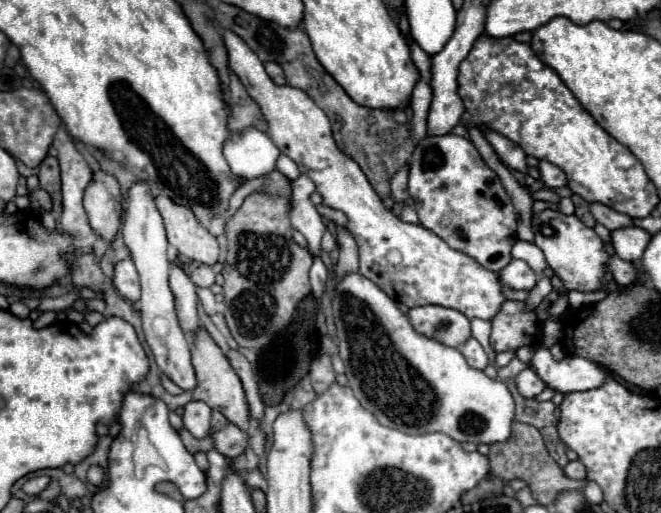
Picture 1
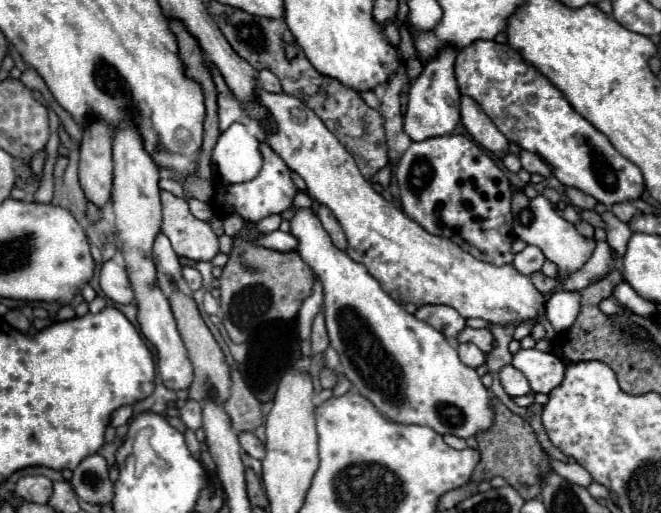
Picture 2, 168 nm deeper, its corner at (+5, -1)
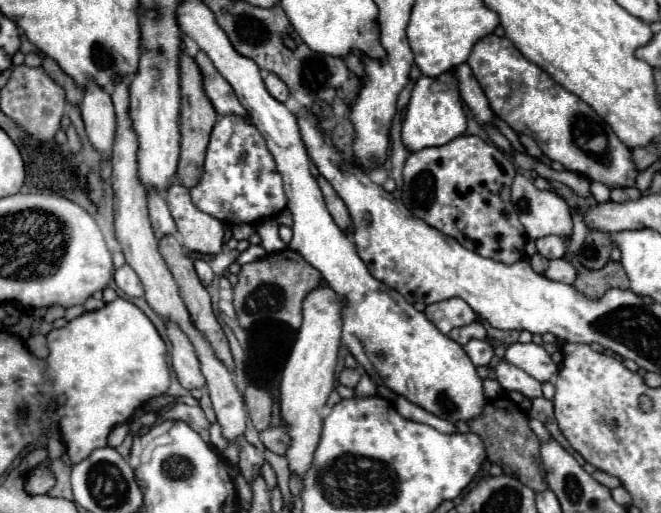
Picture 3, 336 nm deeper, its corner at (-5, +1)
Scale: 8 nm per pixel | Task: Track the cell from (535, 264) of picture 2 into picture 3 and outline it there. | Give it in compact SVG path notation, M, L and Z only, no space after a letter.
M550 234L546 238L538 238L536 240L536 248L546 258L562 258L564 252L566 252L564 240L558 238L558 236L554 236L554 234Z

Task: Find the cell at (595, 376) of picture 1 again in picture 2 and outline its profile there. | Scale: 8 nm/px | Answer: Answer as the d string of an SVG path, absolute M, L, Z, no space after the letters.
M536 348L520 350L518 354L514 354L512 366L528 378L532 392L540 394L550 394L552 388L558 388L566 372L566 364L562 362L562 358L552 352L540 352Z

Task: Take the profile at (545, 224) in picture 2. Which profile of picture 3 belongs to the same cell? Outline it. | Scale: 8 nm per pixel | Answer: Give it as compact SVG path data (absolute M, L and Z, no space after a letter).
M516 174L512 182L512 202L530 238L536 240L550 234L568 238L572 234L568 204L554 192L538 190L534 182L522 174Z

